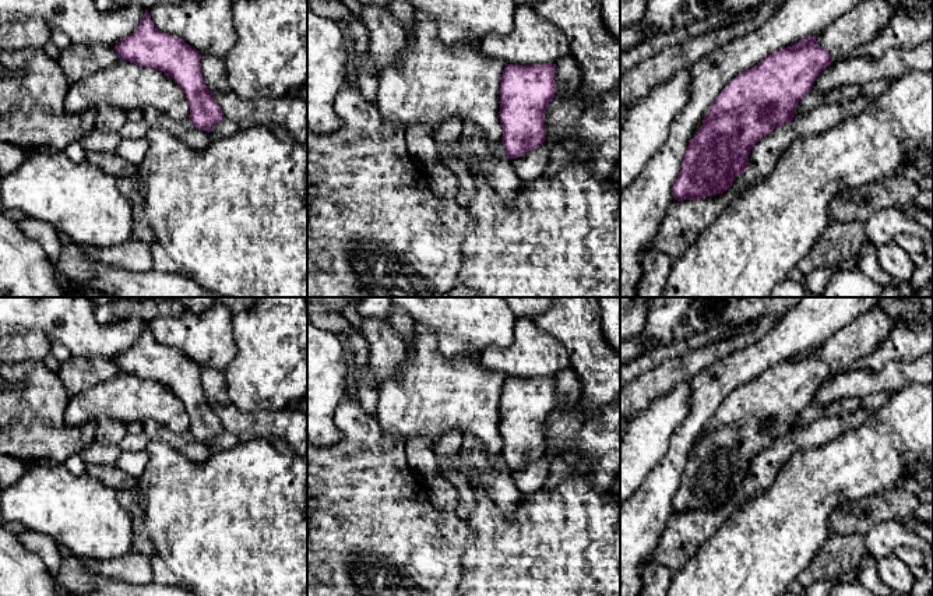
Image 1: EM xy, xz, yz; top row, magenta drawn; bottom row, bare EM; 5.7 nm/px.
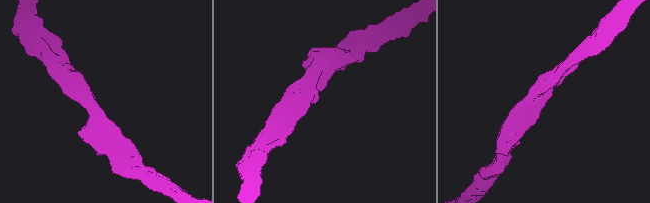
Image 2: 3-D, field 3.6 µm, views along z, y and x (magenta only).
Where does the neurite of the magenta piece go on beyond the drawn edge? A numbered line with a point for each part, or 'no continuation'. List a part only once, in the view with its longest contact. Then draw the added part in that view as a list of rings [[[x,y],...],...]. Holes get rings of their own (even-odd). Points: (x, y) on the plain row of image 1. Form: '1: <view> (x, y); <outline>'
no continuation

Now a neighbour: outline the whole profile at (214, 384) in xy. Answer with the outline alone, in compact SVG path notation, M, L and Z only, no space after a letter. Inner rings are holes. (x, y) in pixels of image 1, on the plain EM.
M201 367L200 378L203 382L205 398L211 406L230 403L225 381L225 373L208 367Z

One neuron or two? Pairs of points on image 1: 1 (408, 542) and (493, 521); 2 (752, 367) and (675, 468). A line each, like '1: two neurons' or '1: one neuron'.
1: two neurons
2: one neuron

